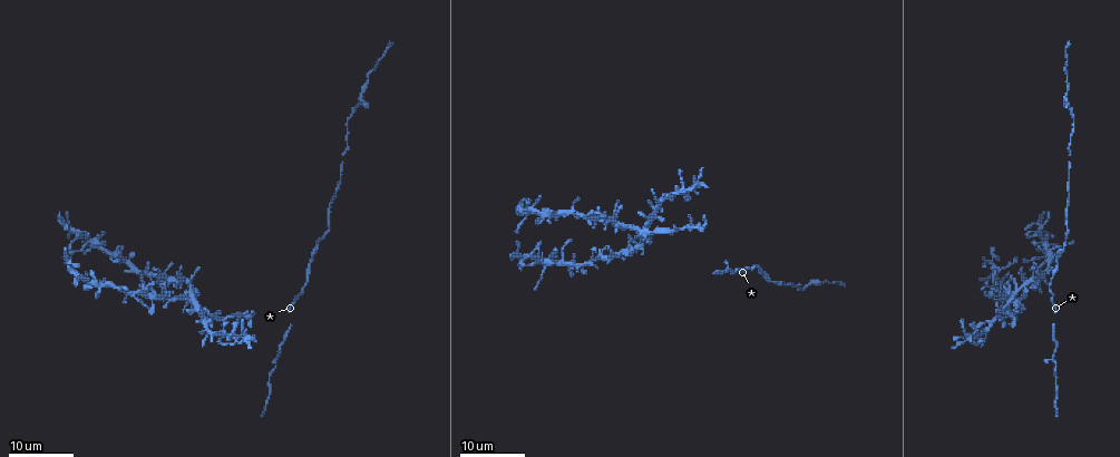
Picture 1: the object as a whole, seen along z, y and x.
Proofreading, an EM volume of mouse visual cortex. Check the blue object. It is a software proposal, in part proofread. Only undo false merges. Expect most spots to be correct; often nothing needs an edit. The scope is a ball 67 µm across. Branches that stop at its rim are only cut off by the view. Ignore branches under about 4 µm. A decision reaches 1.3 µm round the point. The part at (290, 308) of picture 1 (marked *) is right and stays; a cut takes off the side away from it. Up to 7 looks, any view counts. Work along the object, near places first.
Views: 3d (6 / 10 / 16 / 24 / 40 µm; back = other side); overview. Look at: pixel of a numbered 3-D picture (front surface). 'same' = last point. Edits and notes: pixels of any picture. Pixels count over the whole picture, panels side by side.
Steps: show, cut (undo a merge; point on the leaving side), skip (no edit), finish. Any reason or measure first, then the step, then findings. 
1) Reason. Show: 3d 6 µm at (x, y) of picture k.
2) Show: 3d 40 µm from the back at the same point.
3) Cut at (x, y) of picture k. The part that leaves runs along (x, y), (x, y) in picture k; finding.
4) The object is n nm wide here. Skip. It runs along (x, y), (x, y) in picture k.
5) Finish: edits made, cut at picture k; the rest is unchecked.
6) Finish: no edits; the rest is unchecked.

Show: 3d 24 µm at (249, 323) of picture 1.

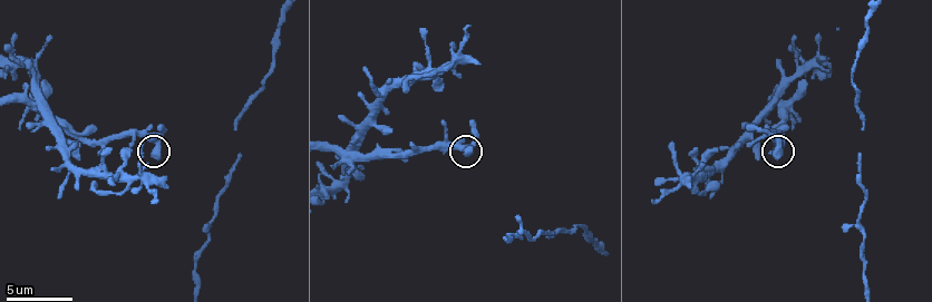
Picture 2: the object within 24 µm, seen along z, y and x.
Zoom in. Show: 3d 10 µm at (158, 145) of picture 2.

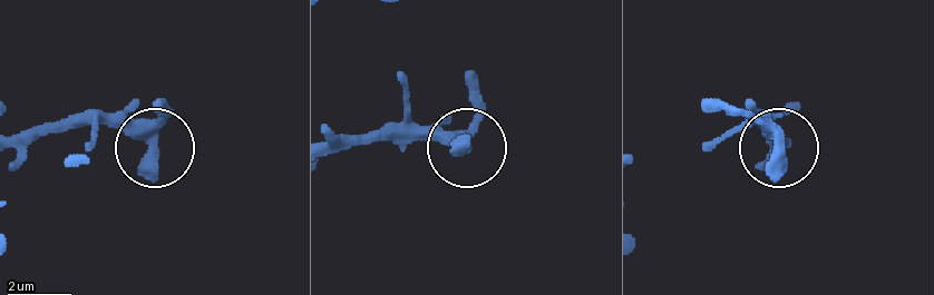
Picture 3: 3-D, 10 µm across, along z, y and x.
Show: 3d 10 µm from the back at (778, 150) of picture 3.

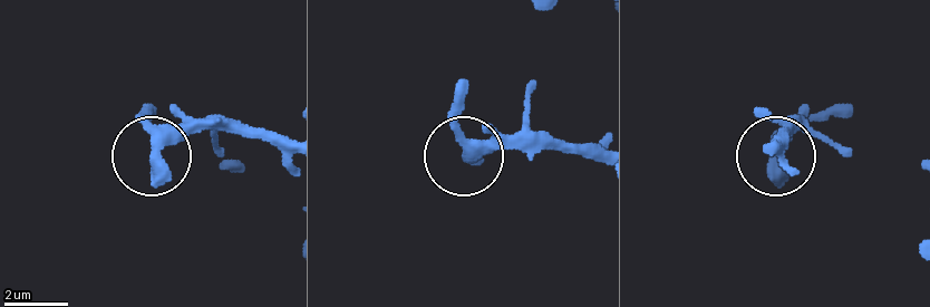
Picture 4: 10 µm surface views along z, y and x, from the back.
The side arm is 20 µm long. Skip. Continuous, no second neuron.

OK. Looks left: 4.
Show: 3d 6 µm at (24, 94) of picture 2.

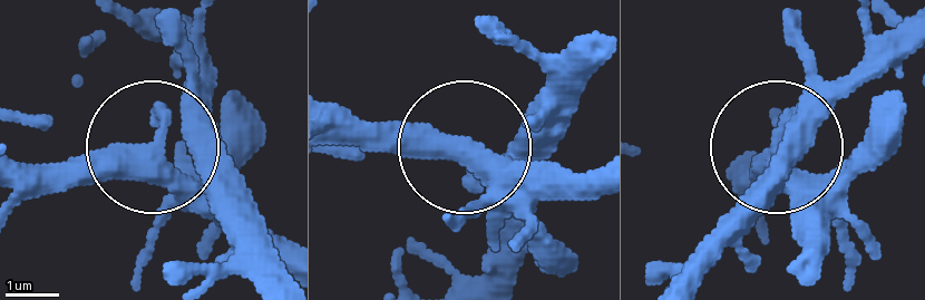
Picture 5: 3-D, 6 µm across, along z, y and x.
The object is 450 nm wide here. Skip. One neuron here.

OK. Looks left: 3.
Three arms meet. Show: 3d 10 µm at (858, 224) of picture 2.

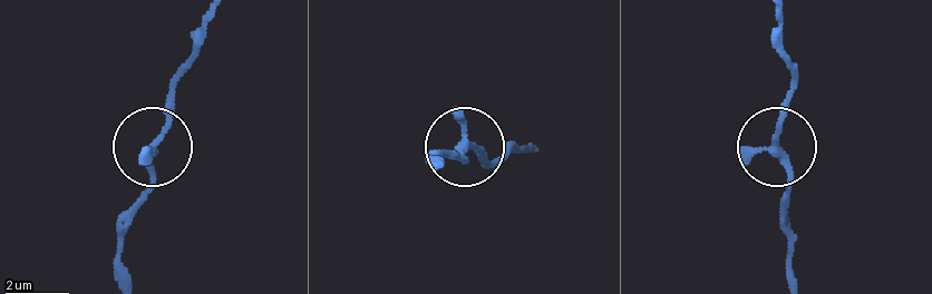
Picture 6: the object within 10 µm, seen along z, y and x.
Other side. Show: 3d 10 µm from the back at (467, 144) of picture 6.

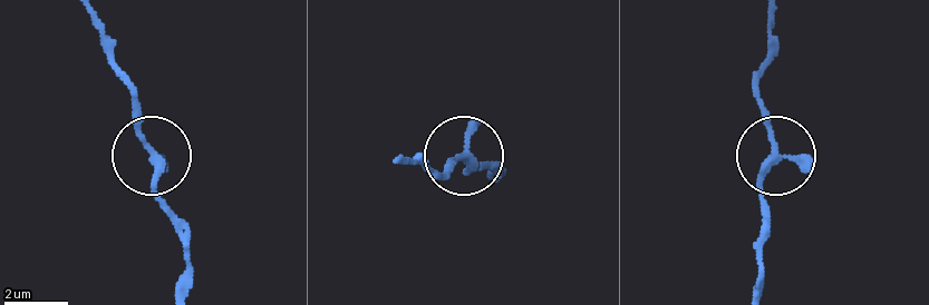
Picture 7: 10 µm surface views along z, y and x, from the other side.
The object is 210 nm wide here. Skip. All the same neuron.

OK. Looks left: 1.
Finish: no edits; the rest is unchecked.

